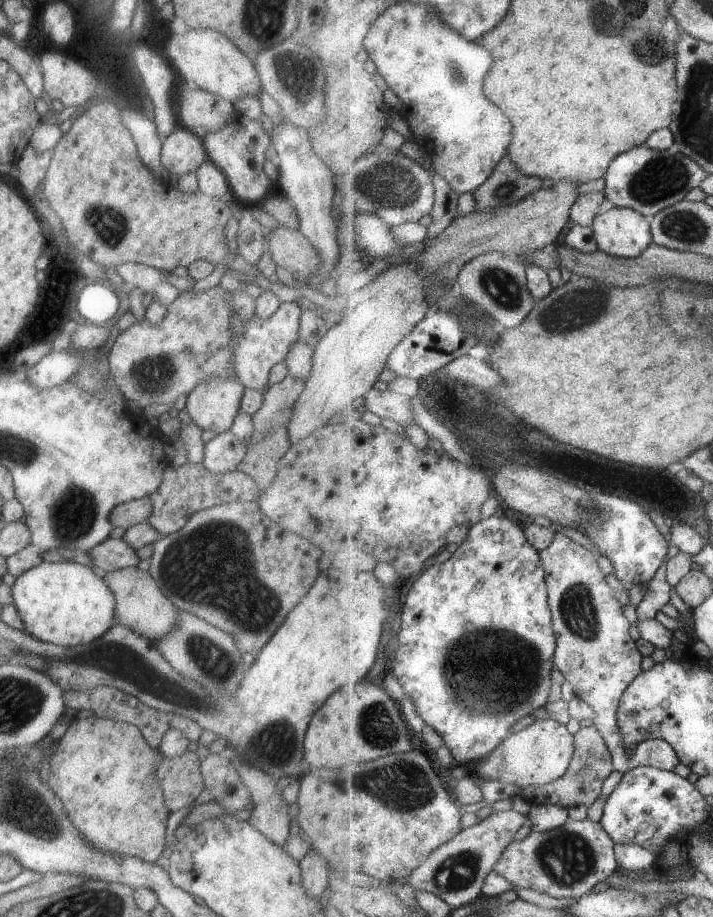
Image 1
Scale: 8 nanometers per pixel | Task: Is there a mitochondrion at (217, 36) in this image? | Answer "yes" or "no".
no

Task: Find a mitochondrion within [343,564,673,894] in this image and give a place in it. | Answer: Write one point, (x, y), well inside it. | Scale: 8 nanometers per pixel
(522, 662)

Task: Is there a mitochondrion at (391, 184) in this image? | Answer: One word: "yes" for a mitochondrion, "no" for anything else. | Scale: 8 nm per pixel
yes

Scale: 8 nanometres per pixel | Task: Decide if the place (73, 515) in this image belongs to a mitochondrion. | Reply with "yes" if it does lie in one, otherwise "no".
yes

